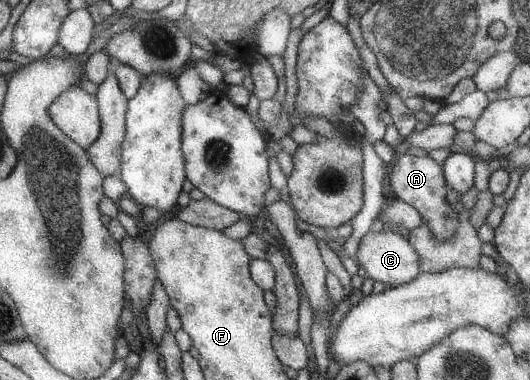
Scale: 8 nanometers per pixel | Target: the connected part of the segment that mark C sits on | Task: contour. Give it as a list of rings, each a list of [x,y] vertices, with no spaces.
[[[381,230],[376,233],[368,231],[359,240],[359,245],[357,247],[356,255],[353,256],[353,258],[355,258],[358,264],[363,266],[369,278],[372,278],[374,281],[382,282],[386,288],[410,283],[411,280],[415,278],[416,274],[418,274],[418,266],[421,266],[420,256],[418,256],[416,249],[412,244],[408,244],[401,235],[398,236],[398,234],[394,234],[394,231],[384,232]]]

